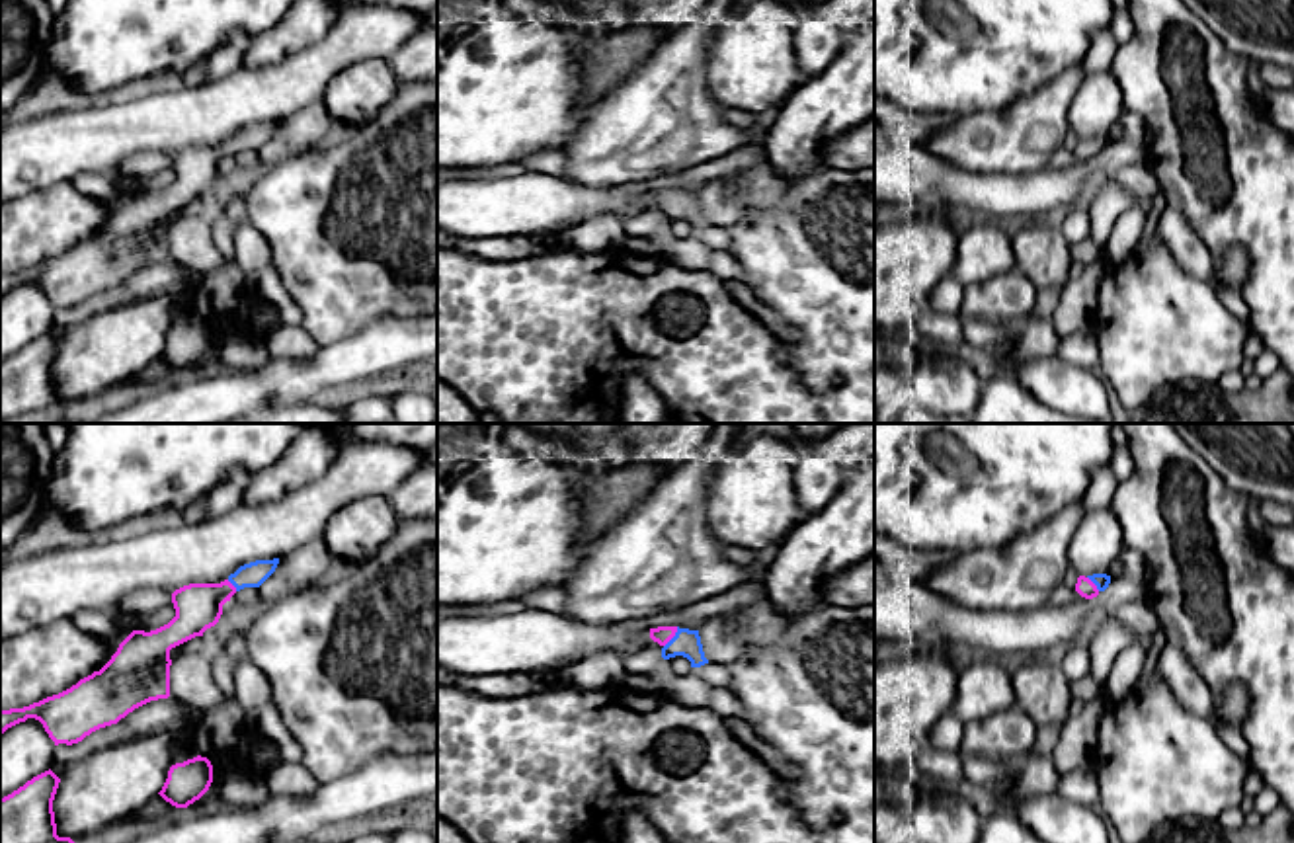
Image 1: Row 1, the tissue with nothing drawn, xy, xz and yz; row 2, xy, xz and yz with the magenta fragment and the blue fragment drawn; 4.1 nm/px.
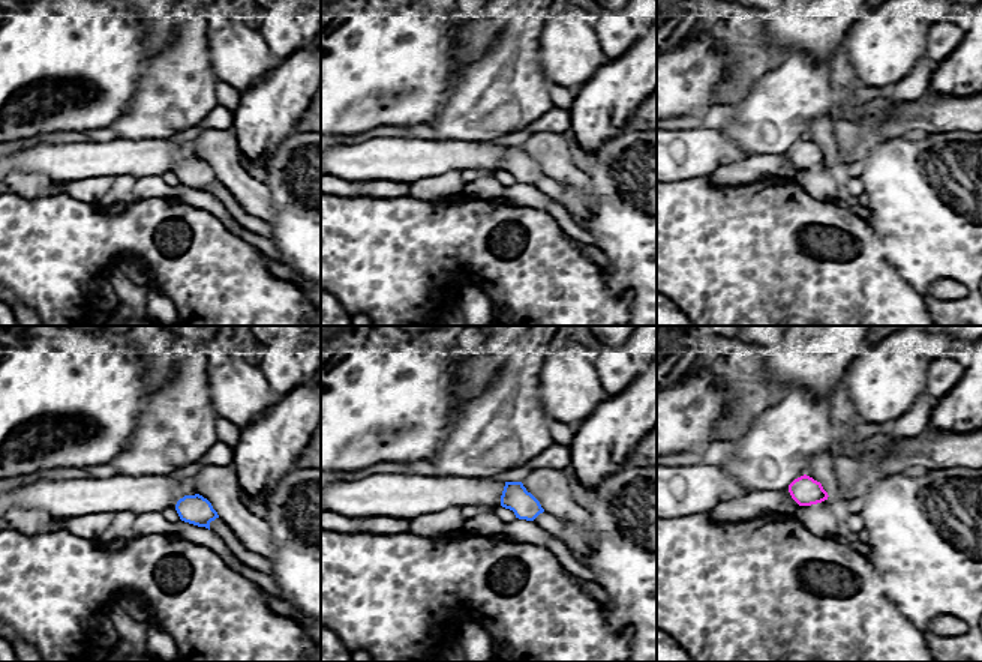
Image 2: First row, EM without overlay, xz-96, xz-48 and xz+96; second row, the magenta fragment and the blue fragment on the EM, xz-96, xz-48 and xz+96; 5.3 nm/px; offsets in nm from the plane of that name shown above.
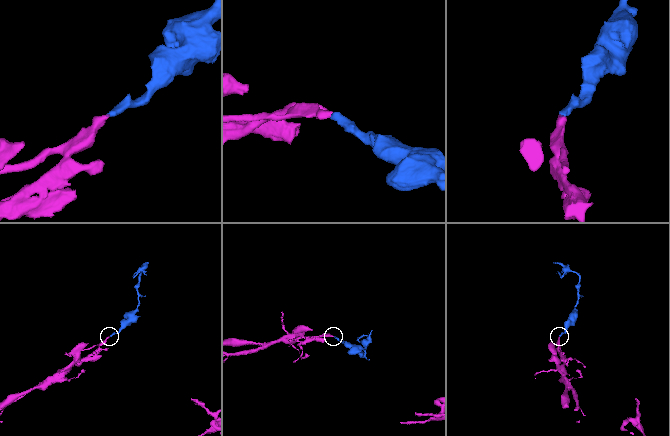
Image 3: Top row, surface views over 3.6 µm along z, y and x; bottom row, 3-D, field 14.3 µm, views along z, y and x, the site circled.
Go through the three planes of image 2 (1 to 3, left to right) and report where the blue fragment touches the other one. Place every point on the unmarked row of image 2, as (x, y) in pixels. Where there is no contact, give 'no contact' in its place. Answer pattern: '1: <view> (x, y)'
1: no contact
2: no contact
3: no contact

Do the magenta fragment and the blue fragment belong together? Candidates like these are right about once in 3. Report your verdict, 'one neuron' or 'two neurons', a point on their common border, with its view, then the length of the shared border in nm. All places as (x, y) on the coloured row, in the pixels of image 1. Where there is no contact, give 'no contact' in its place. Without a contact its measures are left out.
one neuron; contact xz (674, 635); length 110 nm

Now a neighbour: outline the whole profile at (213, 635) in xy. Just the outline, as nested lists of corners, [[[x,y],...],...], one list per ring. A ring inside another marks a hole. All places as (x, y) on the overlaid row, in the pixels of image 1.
[[[226,601],[222,605],[222,615],[221,615],[219,622],[203,632],[203,636],[207,638],[207,650],[205,652],[209,652],[209,654],[215,652],[215,648],[217,648],[217,644],[221,640],[221,634],[224,630],[224,626],[232,619],[234,619],[234,607],[230,605],[230,601]]]

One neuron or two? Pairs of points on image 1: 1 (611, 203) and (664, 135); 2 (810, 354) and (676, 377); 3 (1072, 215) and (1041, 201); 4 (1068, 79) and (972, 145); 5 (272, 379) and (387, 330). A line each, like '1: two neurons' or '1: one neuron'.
1: two neurons
2: two neurons
3: one neuron
4: one neuron
5: one neuron

